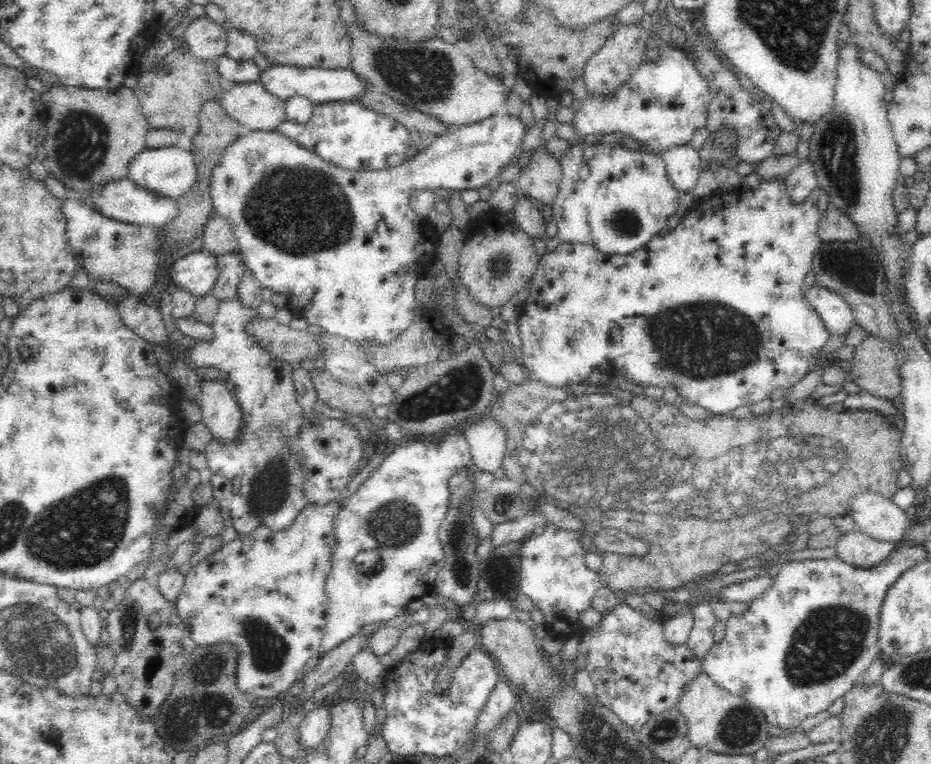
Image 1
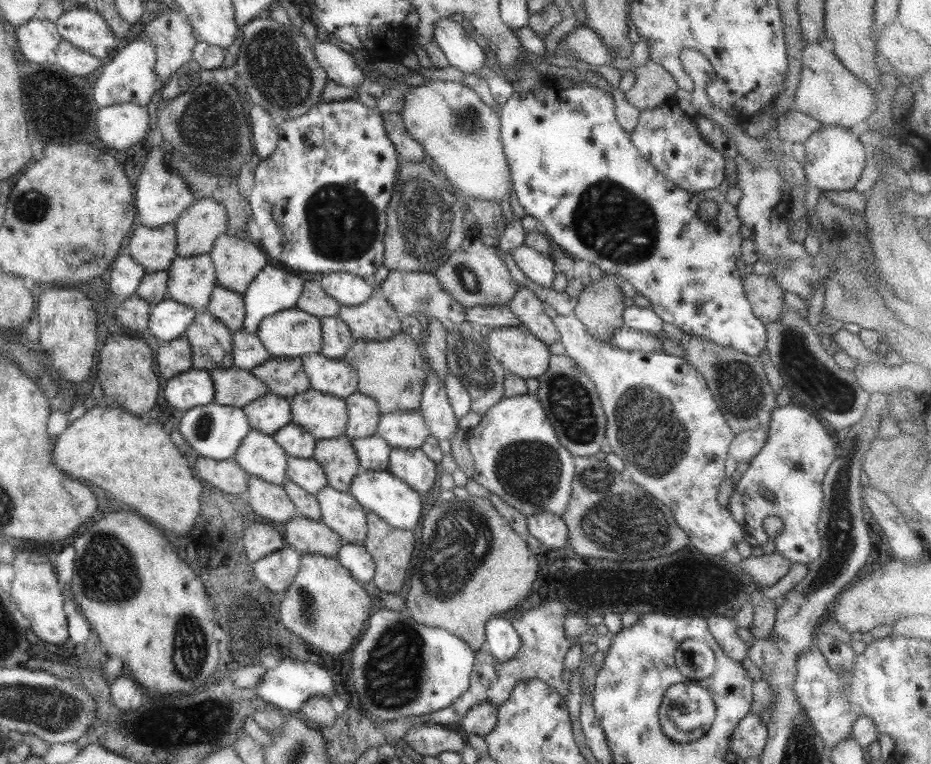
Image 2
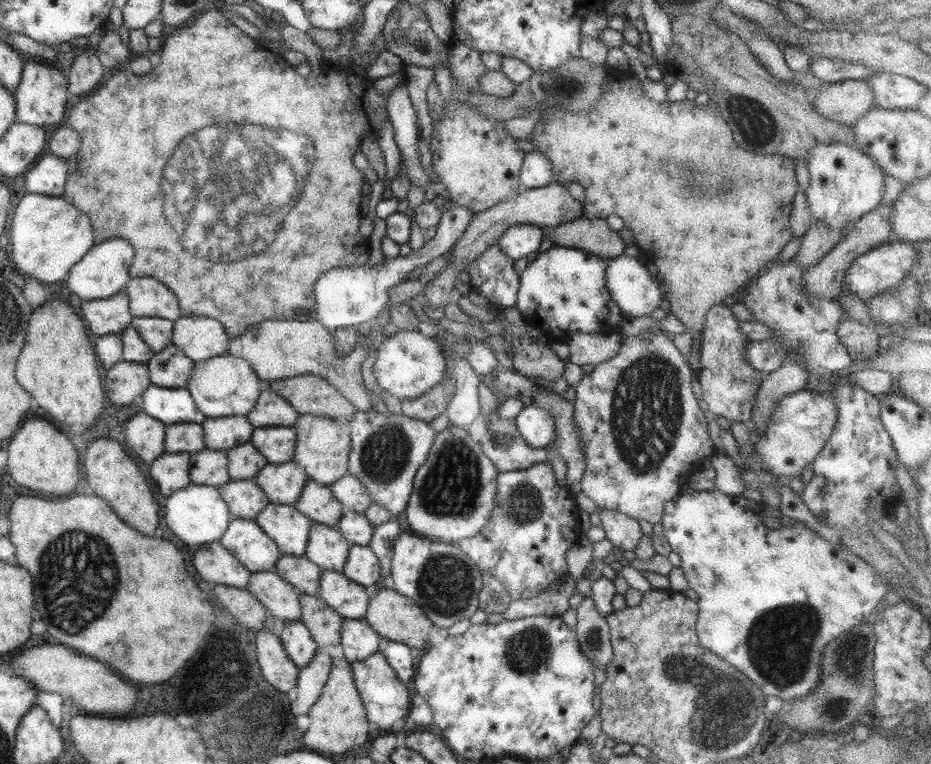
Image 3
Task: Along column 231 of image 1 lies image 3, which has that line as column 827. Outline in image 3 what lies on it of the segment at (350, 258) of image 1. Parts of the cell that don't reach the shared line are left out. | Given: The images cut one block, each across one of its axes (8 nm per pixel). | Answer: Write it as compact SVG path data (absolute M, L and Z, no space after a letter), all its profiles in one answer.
M840 142L818 144L810 150L808 158L810 186L805 194L817 224L824 224L825 228L833 230L846 229L852 221L881 205L885 189L884 173L862 150Z

